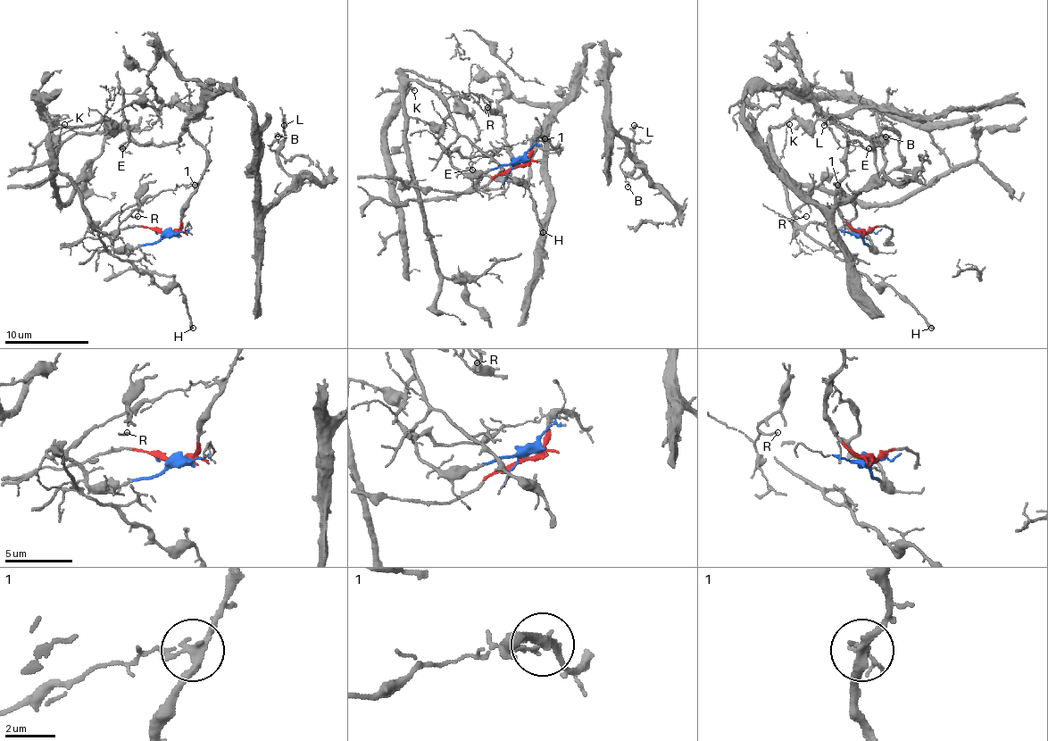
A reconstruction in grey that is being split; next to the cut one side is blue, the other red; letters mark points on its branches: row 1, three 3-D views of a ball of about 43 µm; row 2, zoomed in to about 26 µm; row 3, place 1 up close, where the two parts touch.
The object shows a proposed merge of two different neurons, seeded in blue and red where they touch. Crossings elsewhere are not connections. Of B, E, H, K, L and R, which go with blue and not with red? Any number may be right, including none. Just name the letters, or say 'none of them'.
E, H, K, R

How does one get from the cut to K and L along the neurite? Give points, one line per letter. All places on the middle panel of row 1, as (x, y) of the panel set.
K: (516, 163), (460, 172), (438, 141), (447, 113), (444, 101), (432, 88), (407, 80), (401, 84), (413, 90)
L: (516, 166), (539, 137), (556, 147), (537, 135), (594, 45), (636, 179), (633, 124)

